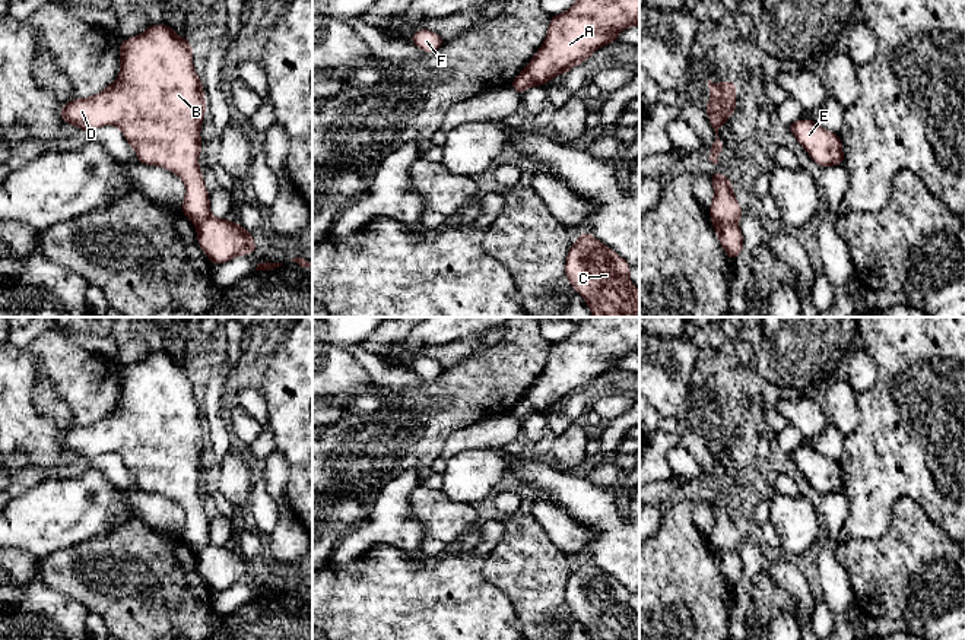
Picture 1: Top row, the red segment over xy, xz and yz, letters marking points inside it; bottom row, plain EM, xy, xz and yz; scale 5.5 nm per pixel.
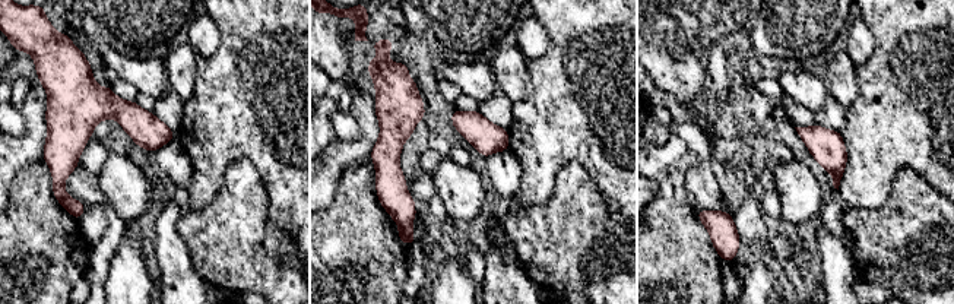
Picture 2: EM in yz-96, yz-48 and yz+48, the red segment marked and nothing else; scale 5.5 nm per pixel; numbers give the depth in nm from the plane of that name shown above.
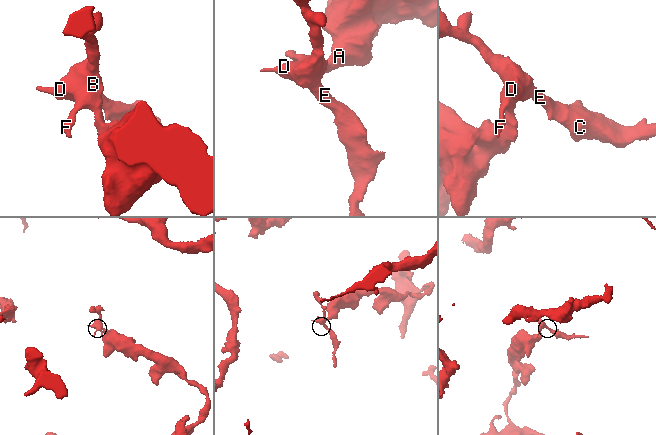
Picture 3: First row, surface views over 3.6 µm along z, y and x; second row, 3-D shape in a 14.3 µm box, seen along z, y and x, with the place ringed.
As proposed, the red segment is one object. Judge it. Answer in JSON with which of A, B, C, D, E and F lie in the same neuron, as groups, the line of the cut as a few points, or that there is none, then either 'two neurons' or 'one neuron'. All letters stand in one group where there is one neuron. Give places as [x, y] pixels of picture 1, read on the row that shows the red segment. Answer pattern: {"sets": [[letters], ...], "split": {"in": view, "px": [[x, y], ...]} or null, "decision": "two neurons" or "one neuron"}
{"sets": [["A"], ["B", "C", "D", "E", "F"]], "split": {"in": "yz", "px": [[711, 216], [736, 225]]}, "decision": "two neurons"}

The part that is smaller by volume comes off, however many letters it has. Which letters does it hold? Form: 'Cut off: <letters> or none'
Cut off: B, C, D, E, F

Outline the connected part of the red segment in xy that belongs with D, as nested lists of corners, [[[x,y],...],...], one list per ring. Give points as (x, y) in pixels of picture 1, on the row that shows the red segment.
[[[150,25],[145,32],[120,41],[118,77],[98,95],[69,101],[60,118],[76,130],[118,127],[136,151],[139,164],[164,167],[185,183],[181,212],[197,226],[210,216],[209,193],[199,167],[206,108],[203,82],[193,67],[188,38],[178,37],[169,25]]]

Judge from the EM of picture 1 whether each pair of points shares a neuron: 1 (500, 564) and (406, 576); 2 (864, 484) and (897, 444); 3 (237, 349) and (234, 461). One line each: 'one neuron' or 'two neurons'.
1: two neurons
2: one neuron
3: two neurons

